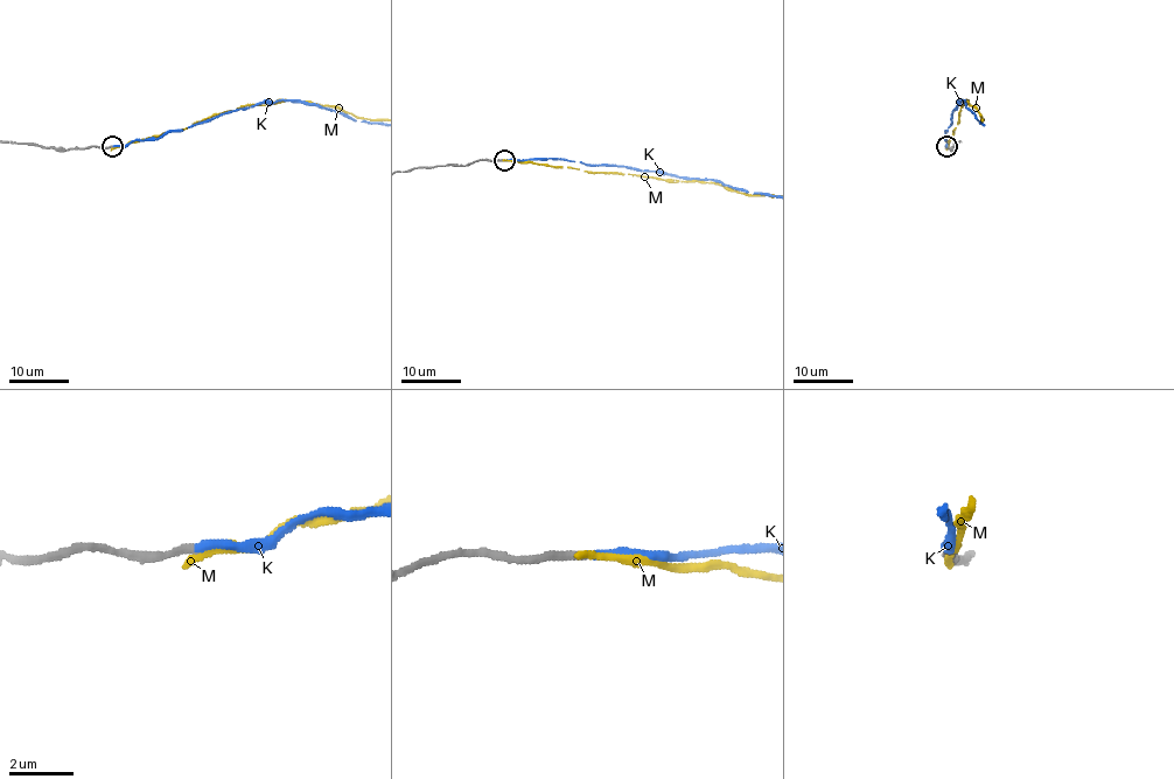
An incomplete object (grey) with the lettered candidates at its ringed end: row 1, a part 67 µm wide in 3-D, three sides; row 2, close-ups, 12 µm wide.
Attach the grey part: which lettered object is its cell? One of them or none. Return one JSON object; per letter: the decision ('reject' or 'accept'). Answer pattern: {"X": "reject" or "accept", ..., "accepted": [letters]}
{"K": "accept", "M": "reject", "accepted": ["K"]}

